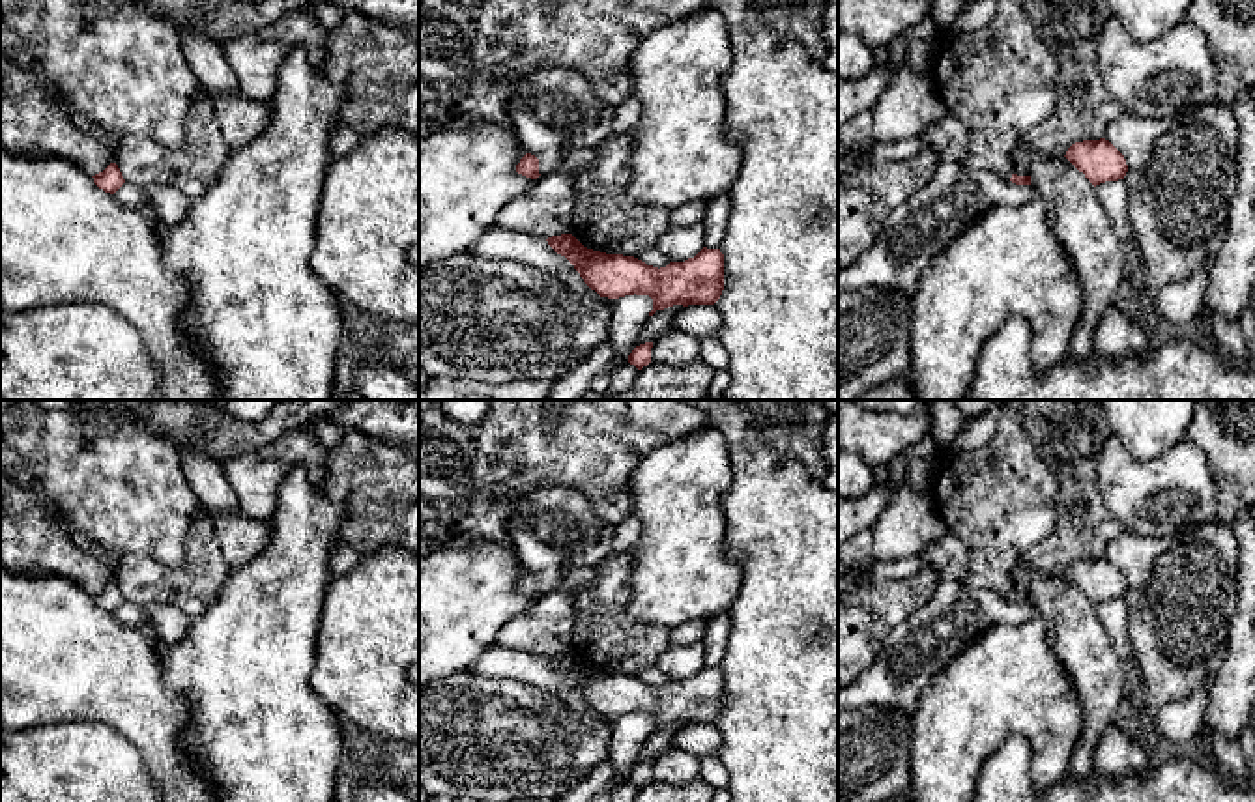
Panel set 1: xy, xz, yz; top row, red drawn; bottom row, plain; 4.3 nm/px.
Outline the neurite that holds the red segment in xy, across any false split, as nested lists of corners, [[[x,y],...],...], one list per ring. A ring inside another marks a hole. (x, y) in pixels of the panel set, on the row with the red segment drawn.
[[[110,163],[103,172],[92,176],[94,183],[105,193],[114,194],[123,183],[123,176],[116,163]]]

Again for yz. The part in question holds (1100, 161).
[[[1105,138],[1083,140],[1064,155],[1096,187],[1105,181],[1124,179],[1128,165],[1124,155]]]

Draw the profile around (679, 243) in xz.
[[[670,226],[668,232],[656,241],[656,247],[670,262],[685,262],[694,258],[703,249],[703,226]]]

